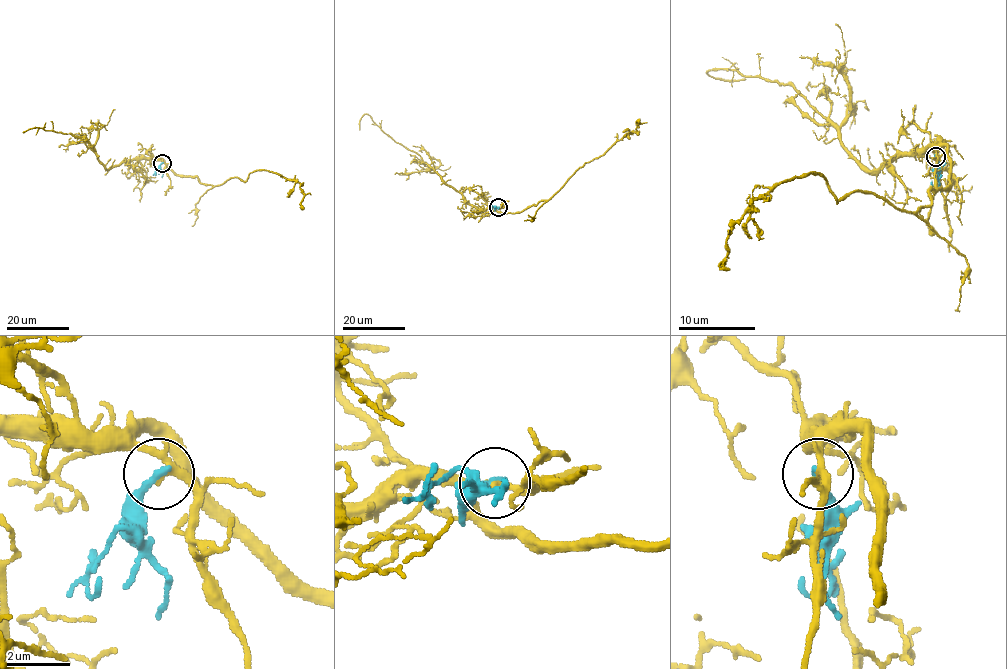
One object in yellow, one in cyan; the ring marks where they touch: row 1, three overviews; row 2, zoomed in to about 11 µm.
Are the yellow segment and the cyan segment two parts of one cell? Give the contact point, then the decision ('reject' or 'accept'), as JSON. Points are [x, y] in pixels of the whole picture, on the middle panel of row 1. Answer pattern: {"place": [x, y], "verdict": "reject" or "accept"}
{"place": [498, 207], "verdict": "reject"}

